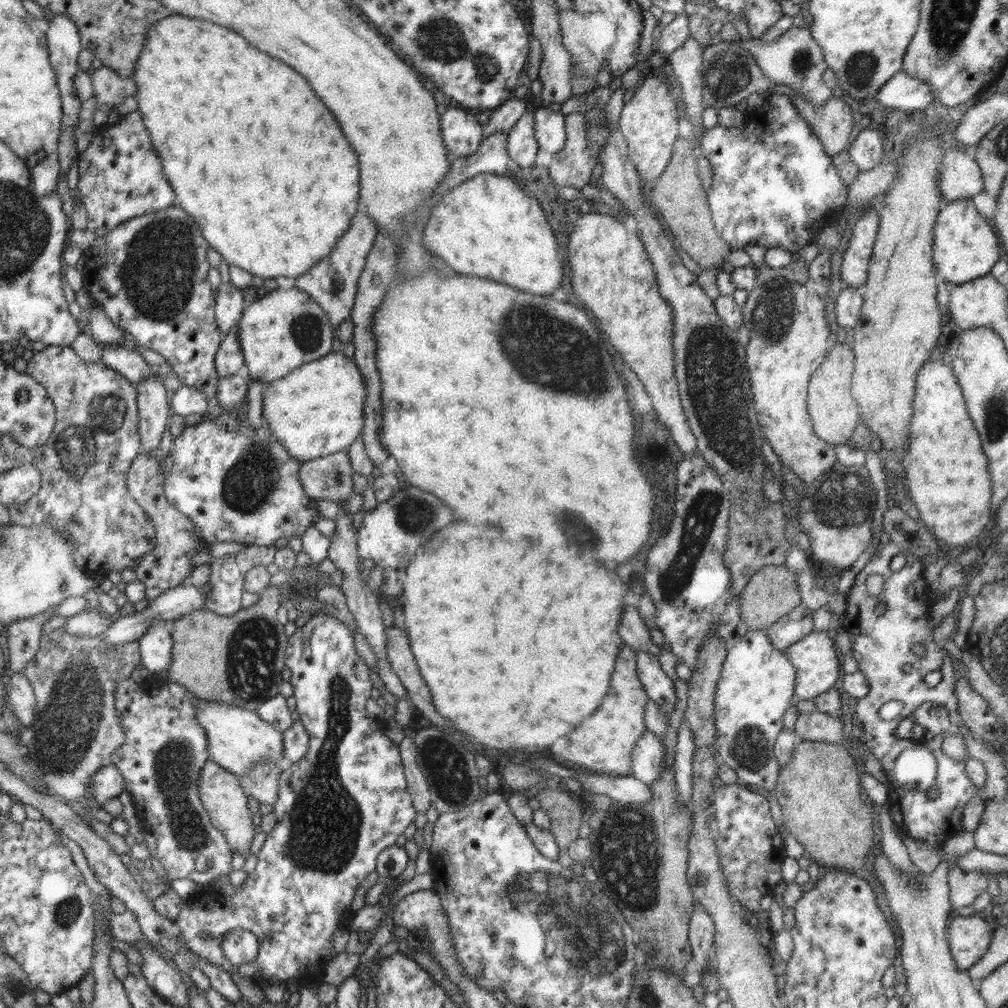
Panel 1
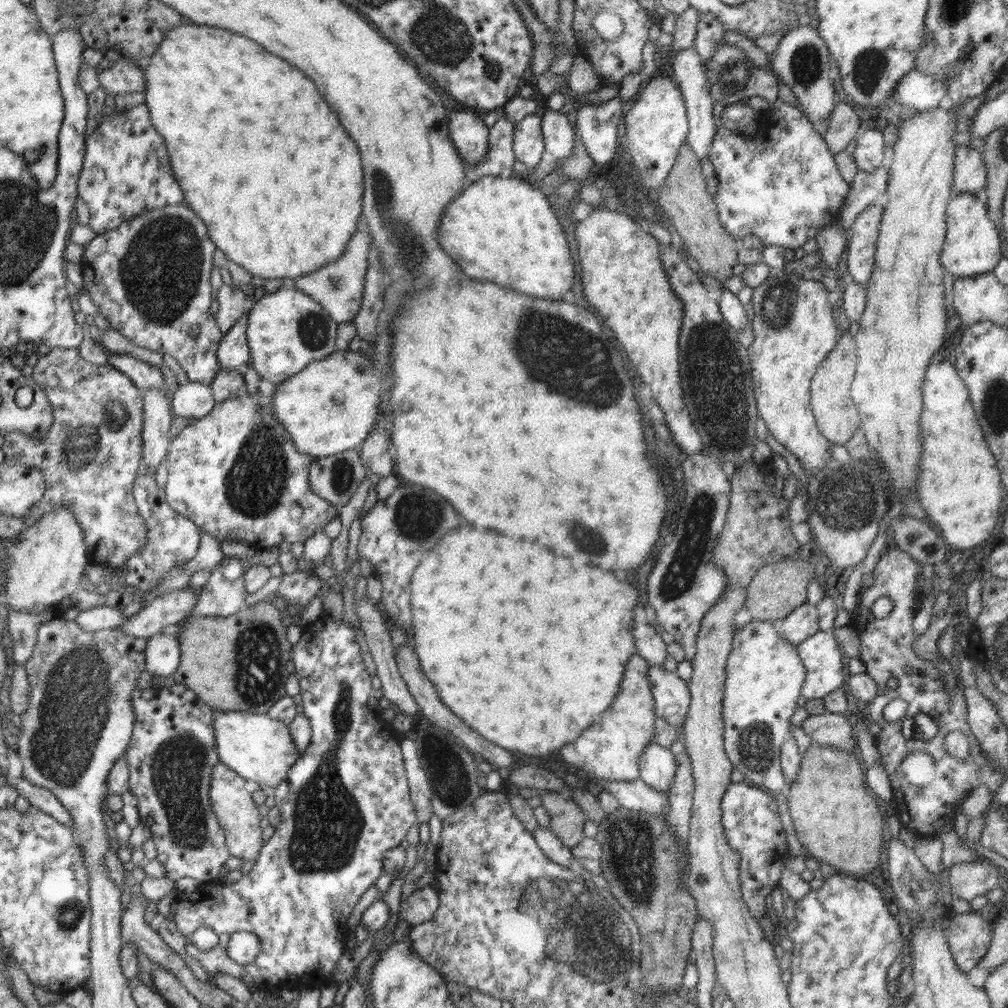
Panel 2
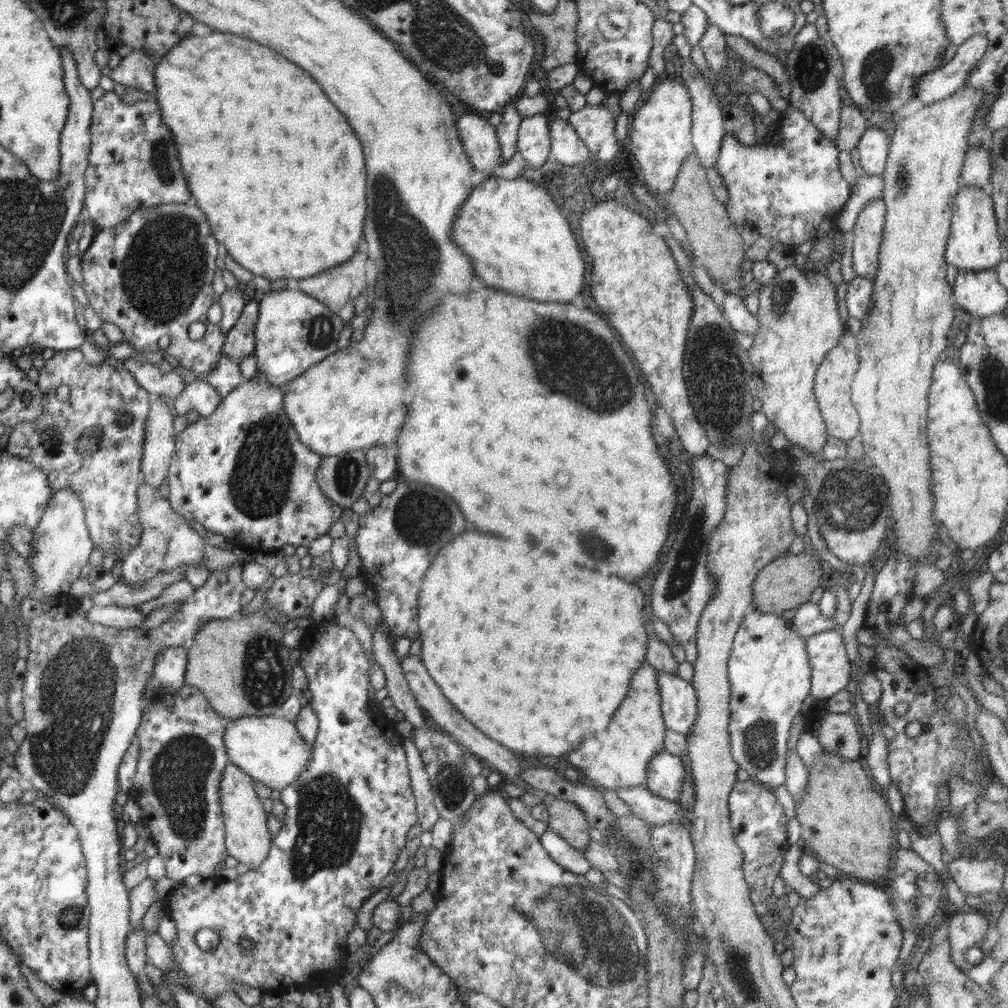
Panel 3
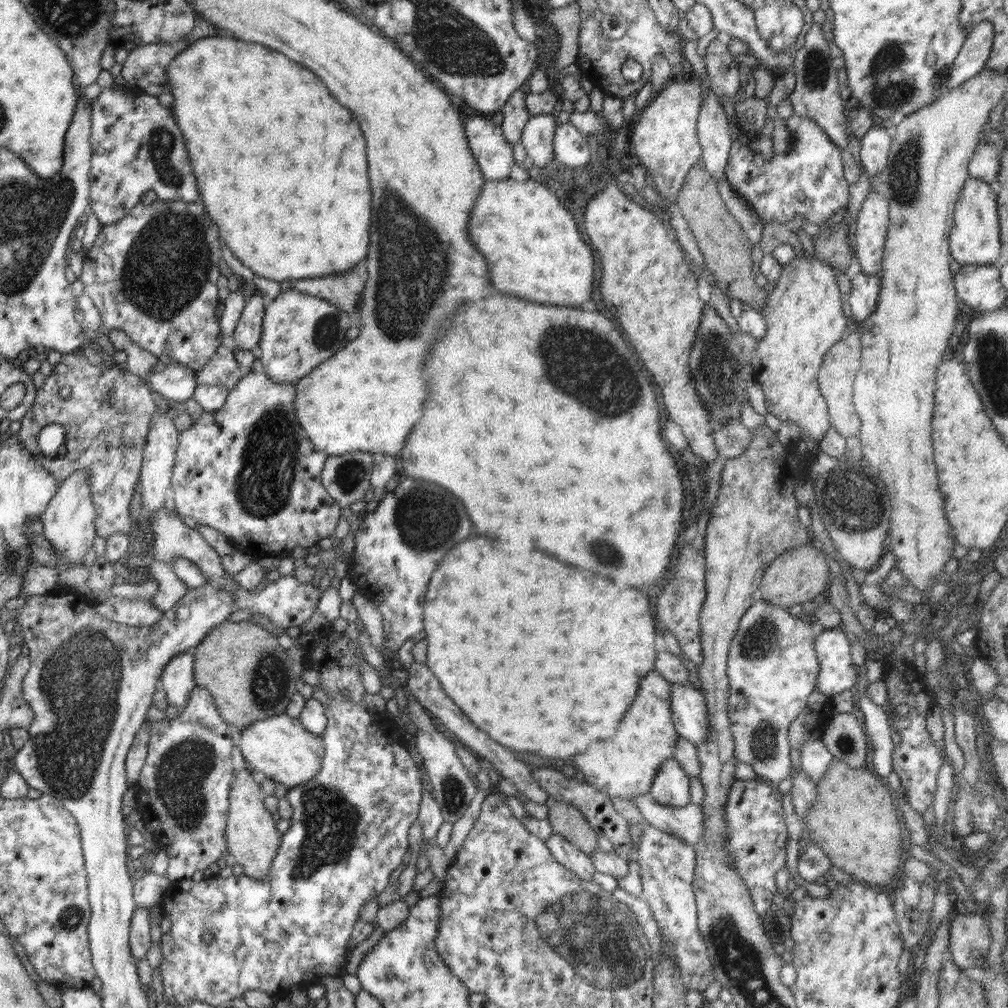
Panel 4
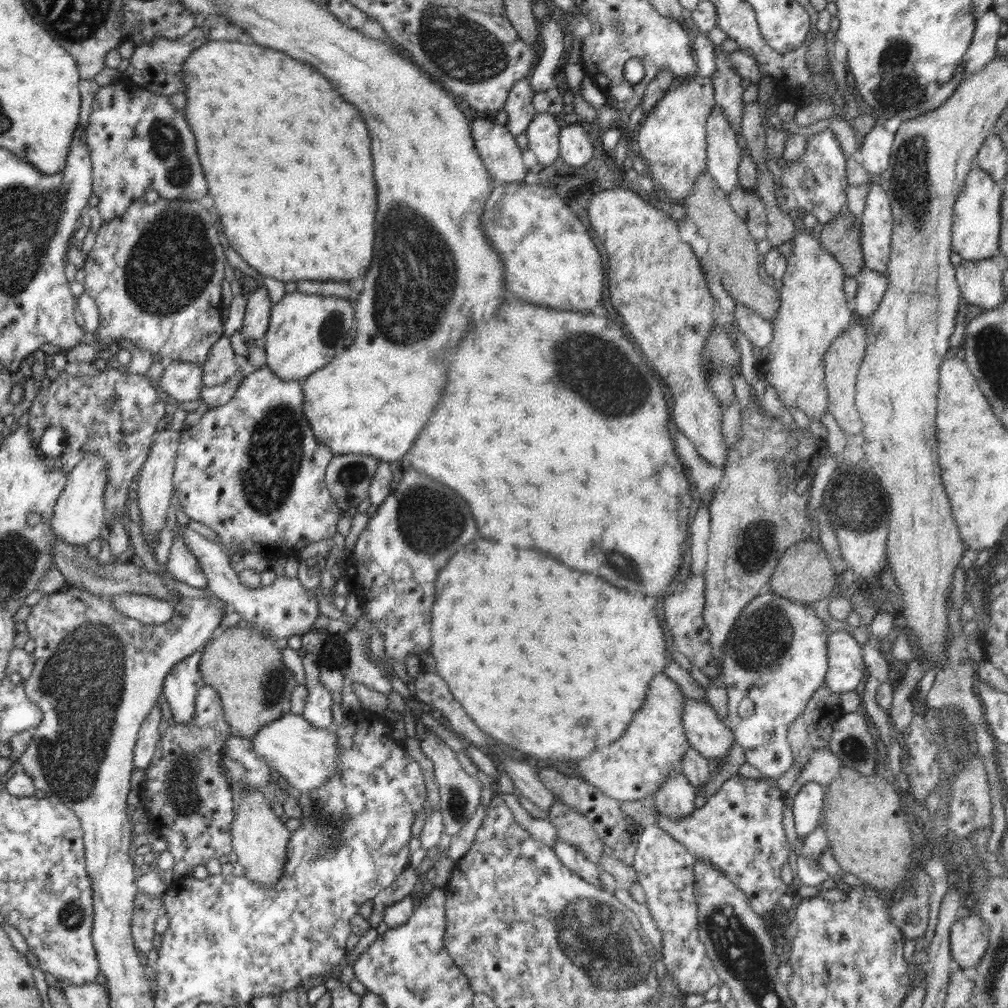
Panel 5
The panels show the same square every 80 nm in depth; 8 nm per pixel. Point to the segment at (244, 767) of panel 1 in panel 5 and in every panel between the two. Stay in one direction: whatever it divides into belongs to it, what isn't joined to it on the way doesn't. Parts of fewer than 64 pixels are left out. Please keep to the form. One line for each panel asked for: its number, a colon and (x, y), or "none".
2: (257, 747)
3: (269, 749)
4: (279, 747)
5: (306, 757)

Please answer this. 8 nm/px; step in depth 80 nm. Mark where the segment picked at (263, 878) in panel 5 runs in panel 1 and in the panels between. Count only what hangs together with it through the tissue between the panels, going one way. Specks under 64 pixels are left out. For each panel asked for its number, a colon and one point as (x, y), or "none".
1: (221, 794)
2: (239, 817)
3: (247, 839)
4: (252, 837)

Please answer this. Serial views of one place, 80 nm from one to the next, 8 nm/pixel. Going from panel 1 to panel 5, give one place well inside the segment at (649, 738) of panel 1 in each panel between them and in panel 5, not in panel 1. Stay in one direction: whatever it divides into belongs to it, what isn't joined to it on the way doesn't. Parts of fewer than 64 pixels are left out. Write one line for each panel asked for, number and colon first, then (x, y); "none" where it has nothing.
2: (657, 765)
3: (665, 772)
4: (671, 787)
5: (675, 799)

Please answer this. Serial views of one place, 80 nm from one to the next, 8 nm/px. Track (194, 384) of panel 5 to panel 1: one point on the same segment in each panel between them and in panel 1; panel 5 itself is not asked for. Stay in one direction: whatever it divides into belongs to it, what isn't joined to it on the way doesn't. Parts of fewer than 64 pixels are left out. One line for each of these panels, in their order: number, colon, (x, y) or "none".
1: (130, 364)
2: (144, 375)
3: (148, 375)
4: (176, 382)

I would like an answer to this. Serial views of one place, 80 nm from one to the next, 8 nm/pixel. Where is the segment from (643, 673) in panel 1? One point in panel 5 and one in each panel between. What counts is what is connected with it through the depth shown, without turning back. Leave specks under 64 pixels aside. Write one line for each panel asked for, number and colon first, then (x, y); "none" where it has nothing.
2: (671, 693)
3: (678, 705)
4: (689, 716)
5: (707, 733)

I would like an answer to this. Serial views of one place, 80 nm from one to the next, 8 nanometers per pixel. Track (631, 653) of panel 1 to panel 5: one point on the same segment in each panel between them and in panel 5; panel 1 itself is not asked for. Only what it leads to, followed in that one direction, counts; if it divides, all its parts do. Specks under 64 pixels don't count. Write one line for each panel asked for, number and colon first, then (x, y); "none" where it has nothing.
2: (610, 749)
3: (616, 758)
4: (623, 766)
5: (650, 750)

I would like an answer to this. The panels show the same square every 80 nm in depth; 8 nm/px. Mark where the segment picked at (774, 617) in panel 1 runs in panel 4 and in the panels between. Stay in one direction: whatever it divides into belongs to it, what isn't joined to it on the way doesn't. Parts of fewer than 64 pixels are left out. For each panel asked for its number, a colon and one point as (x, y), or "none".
2: (777, 589)
3: (780, 587)
4: (798, 575)

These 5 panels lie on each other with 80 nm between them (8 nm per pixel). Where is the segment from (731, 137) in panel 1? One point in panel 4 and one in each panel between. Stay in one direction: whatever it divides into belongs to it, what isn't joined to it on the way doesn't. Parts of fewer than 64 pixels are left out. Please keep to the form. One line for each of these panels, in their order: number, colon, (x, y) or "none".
2: (782, 184)
3: (786, 189)
4: (808, 181)

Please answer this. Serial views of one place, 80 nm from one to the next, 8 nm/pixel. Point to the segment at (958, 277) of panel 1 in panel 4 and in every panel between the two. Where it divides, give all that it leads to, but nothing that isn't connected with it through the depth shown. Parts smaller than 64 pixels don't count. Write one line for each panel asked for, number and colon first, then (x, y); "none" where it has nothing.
2: (973, 245)
3: (975, 244)
4: (975, 238)

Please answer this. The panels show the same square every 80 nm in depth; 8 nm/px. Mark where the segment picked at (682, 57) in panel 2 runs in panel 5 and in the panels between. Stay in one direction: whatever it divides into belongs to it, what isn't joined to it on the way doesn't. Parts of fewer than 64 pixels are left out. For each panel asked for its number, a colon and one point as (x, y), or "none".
3: (707, 130)
4: (712, 129)
5: (723, 152)

